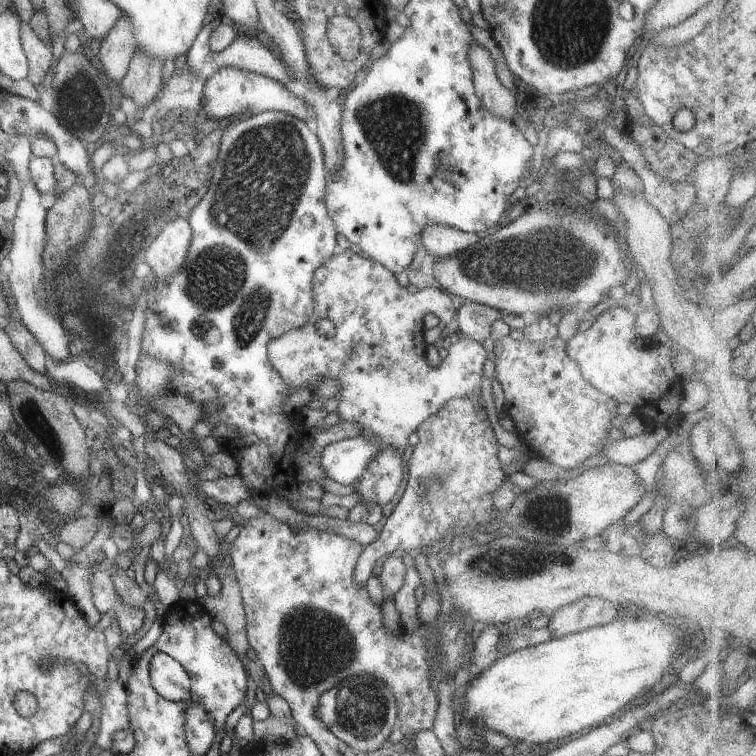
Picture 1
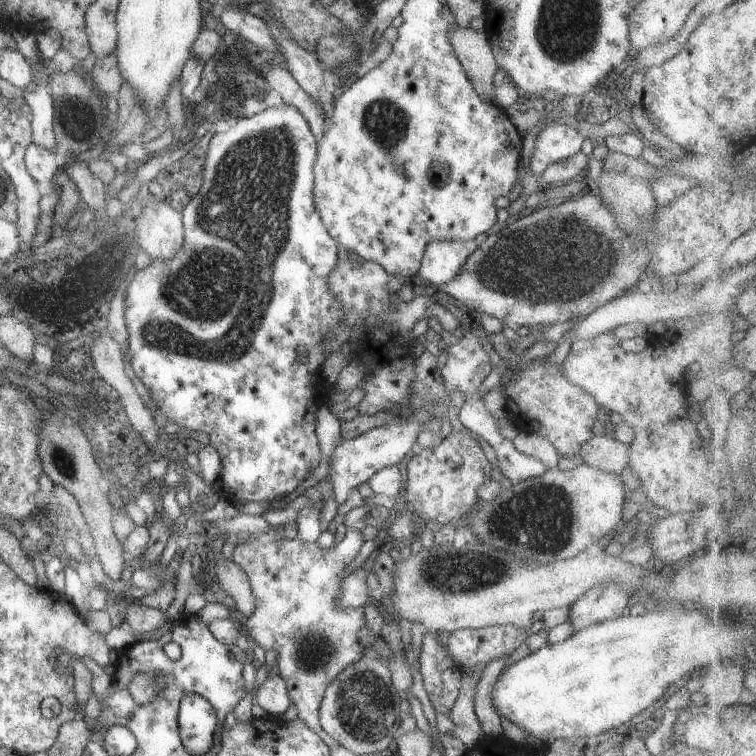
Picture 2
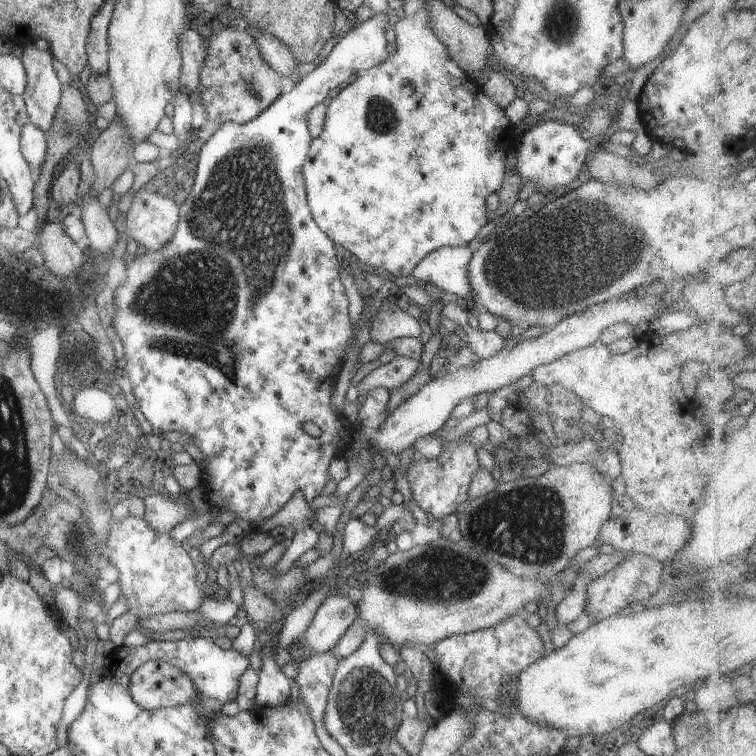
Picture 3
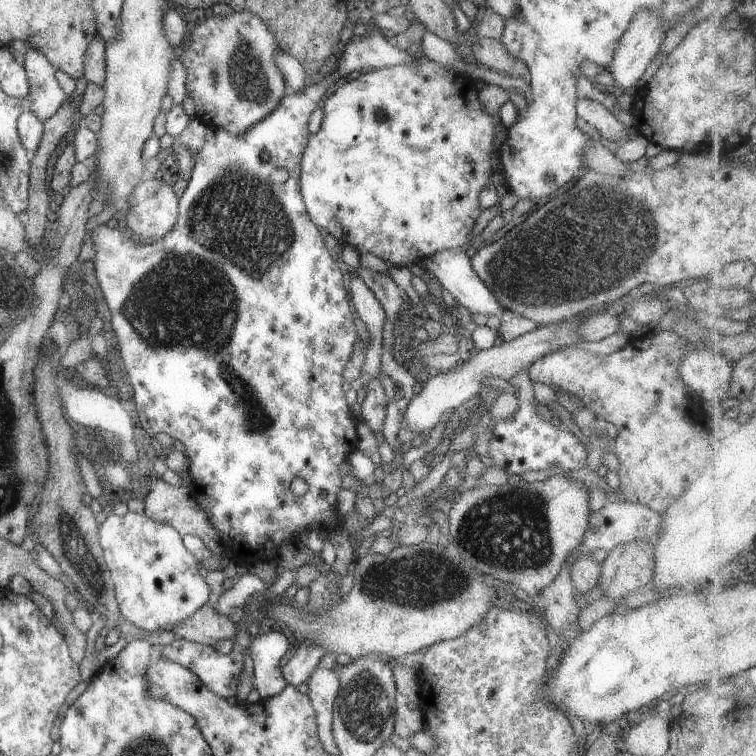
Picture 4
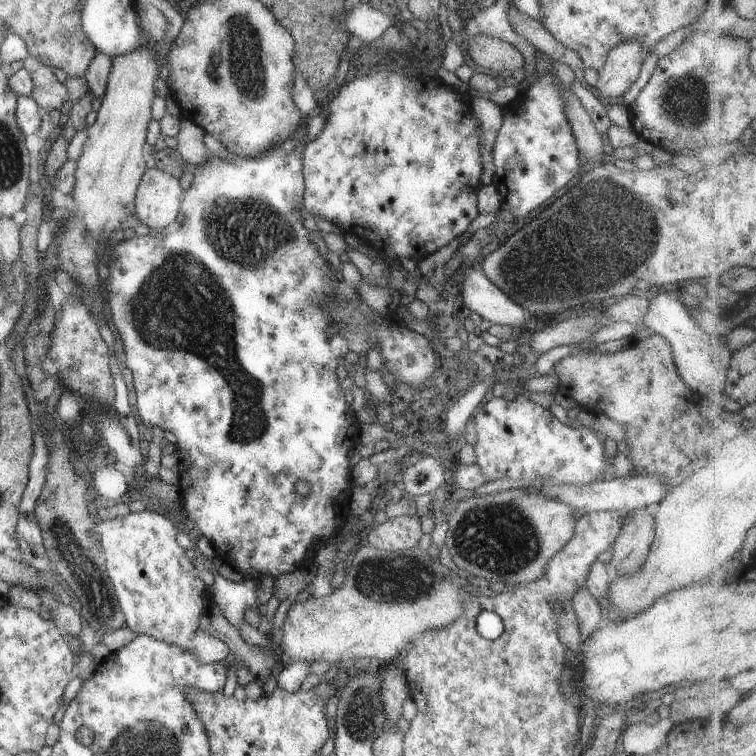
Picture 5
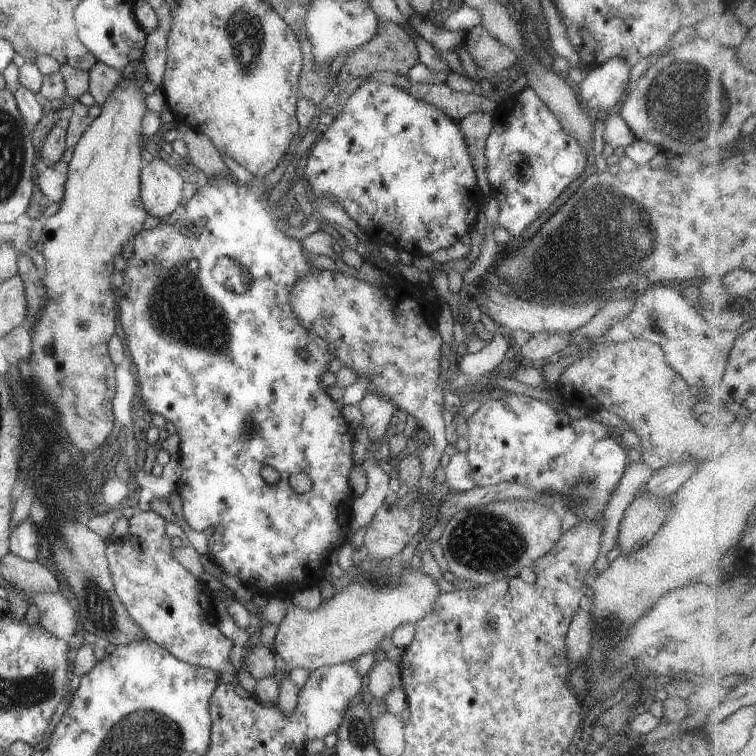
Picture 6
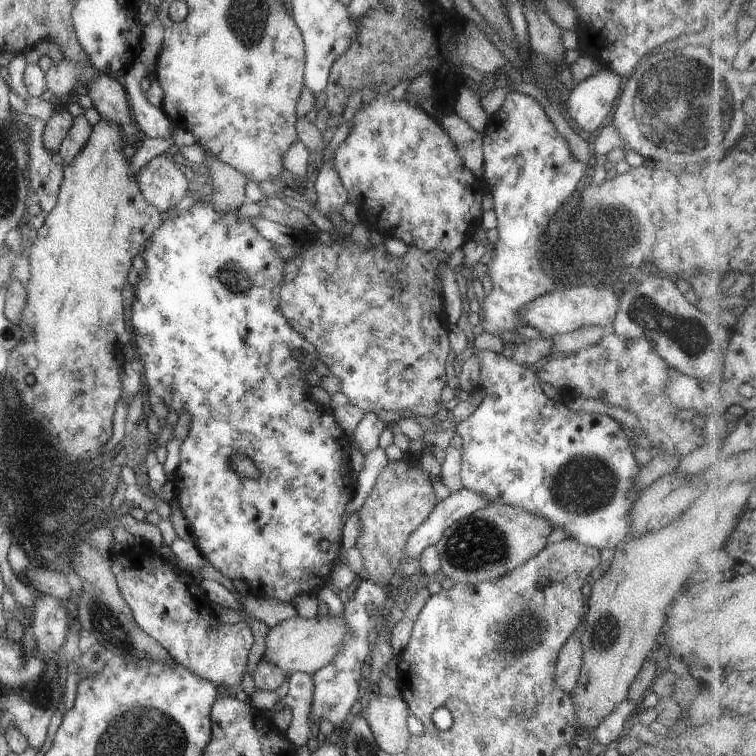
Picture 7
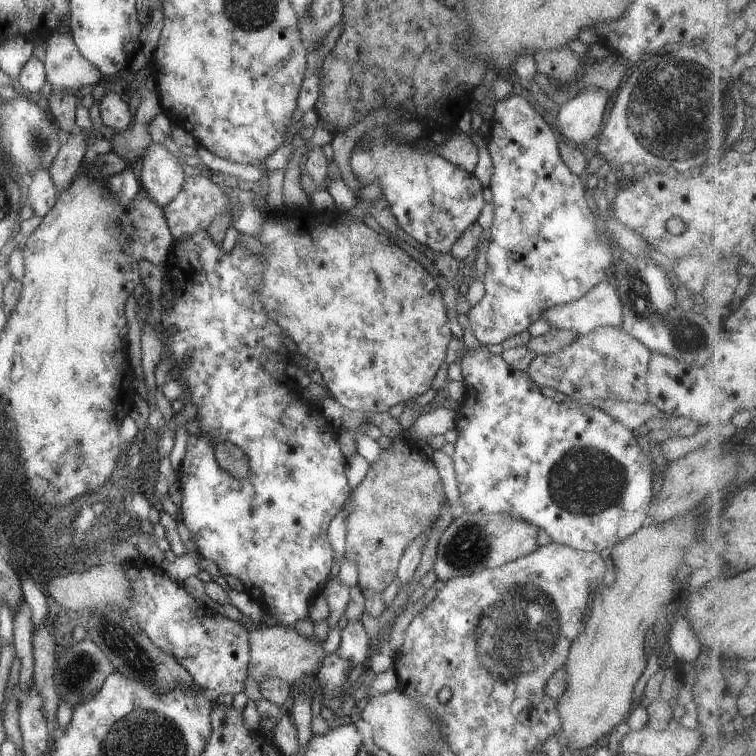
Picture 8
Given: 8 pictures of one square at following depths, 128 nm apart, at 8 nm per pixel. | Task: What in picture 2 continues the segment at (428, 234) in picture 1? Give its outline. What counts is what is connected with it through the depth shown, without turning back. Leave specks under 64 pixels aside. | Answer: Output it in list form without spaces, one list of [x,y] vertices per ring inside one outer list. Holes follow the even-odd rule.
[[[479,234],[466,241],[429,241],[424,248],[417,275],[439,288],[440,284],[453,280],[460,264],[485,237],[487,234]]]

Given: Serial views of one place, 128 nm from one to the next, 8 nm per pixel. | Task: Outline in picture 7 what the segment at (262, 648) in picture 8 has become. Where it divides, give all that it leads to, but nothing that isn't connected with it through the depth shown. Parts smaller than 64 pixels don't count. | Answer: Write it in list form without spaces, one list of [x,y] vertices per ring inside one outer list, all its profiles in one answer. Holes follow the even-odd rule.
[[[327,613],[326,616],[315,615],[311,618],[295,615],[278,622],[268,630],[261,659],[278,666],[286,676],[295,671],[311,675],[333,660],[347,636],[348,626],[343,615],[334,616]]]

